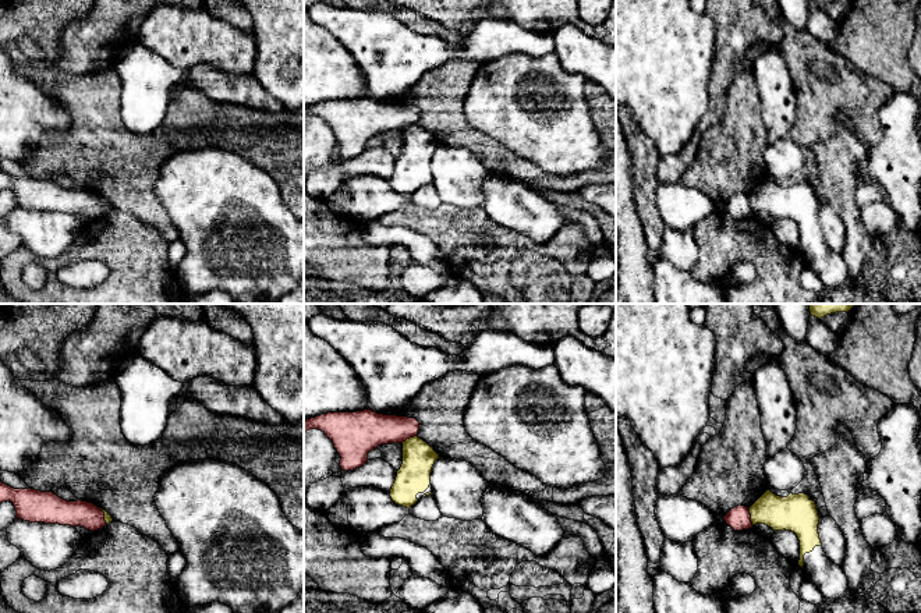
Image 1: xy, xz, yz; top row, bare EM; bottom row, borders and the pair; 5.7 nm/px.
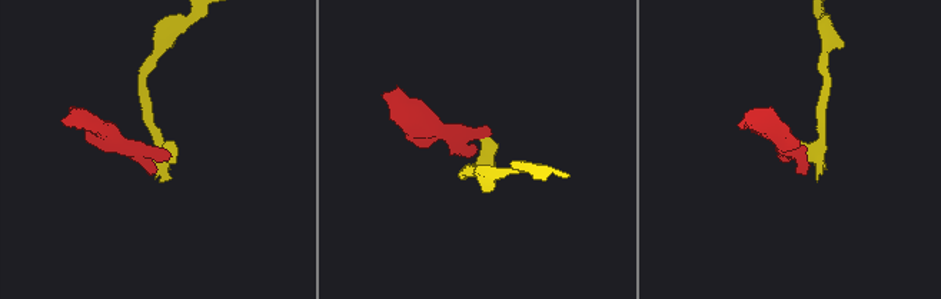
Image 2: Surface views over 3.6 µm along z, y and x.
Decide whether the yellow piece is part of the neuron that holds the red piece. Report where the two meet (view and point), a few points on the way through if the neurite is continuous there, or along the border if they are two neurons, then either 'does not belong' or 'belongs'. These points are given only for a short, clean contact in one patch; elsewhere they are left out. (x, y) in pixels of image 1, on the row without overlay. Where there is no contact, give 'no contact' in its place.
contact yz (750, 205); border yz (747, 197), (753, 212); does not belong

